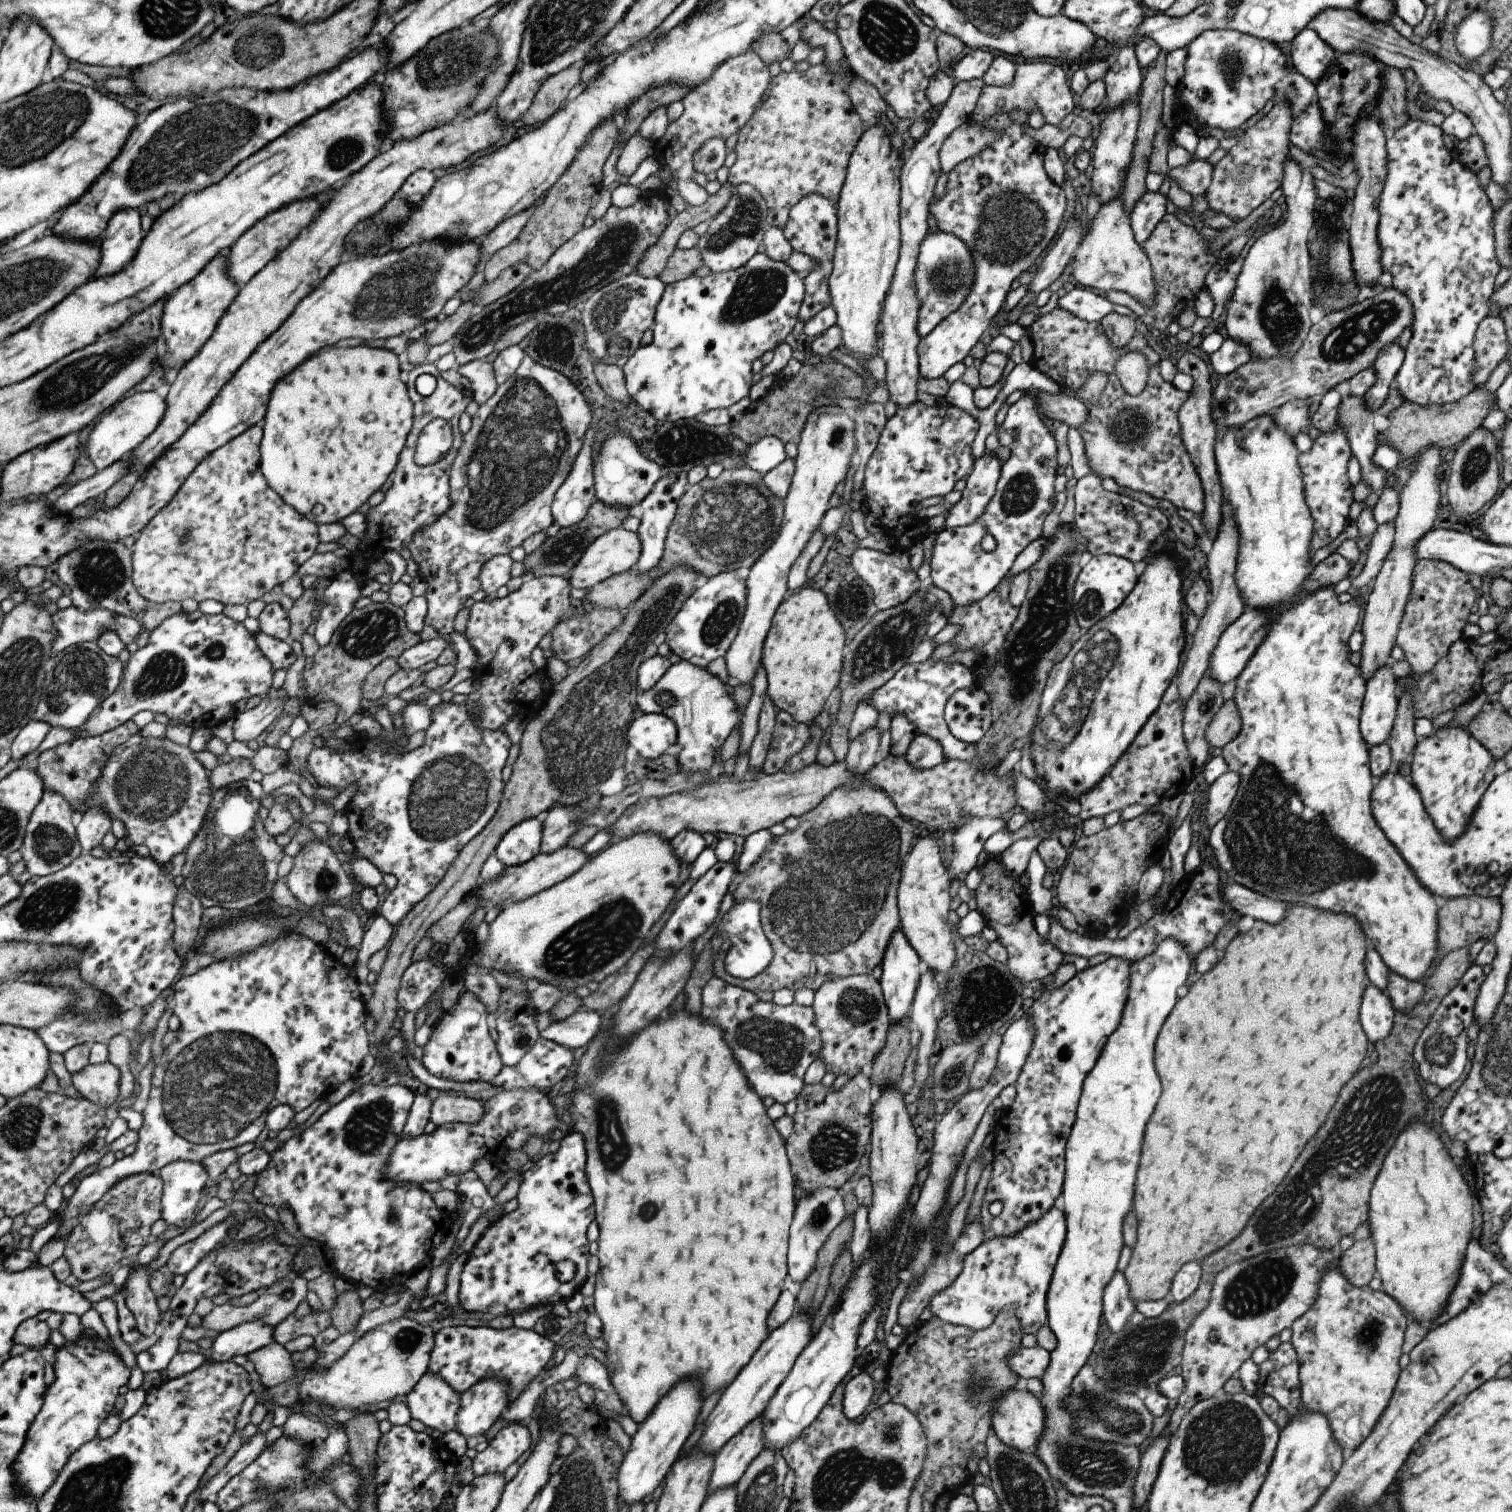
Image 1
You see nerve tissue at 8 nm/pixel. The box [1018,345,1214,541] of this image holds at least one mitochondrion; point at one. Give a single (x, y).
(1127, 428)

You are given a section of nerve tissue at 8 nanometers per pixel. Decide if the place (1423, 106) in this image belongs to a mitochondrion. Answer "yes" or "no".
no

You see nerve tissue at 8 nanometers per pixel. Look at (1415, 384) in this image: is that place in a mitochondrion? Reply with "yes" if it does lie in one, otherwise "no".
no

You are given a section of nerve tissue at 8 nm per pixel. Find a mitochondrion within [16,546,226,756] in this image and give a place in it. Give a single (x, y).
(80, 676)

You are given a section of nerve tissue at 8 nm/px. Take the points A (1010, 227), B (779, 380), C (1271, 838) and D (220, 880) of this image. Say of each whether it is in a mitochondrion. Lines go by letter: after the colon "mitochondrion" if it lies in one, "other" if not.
A: mitochondrion
B: other
C: mitochondrion
D: mitochondrion

